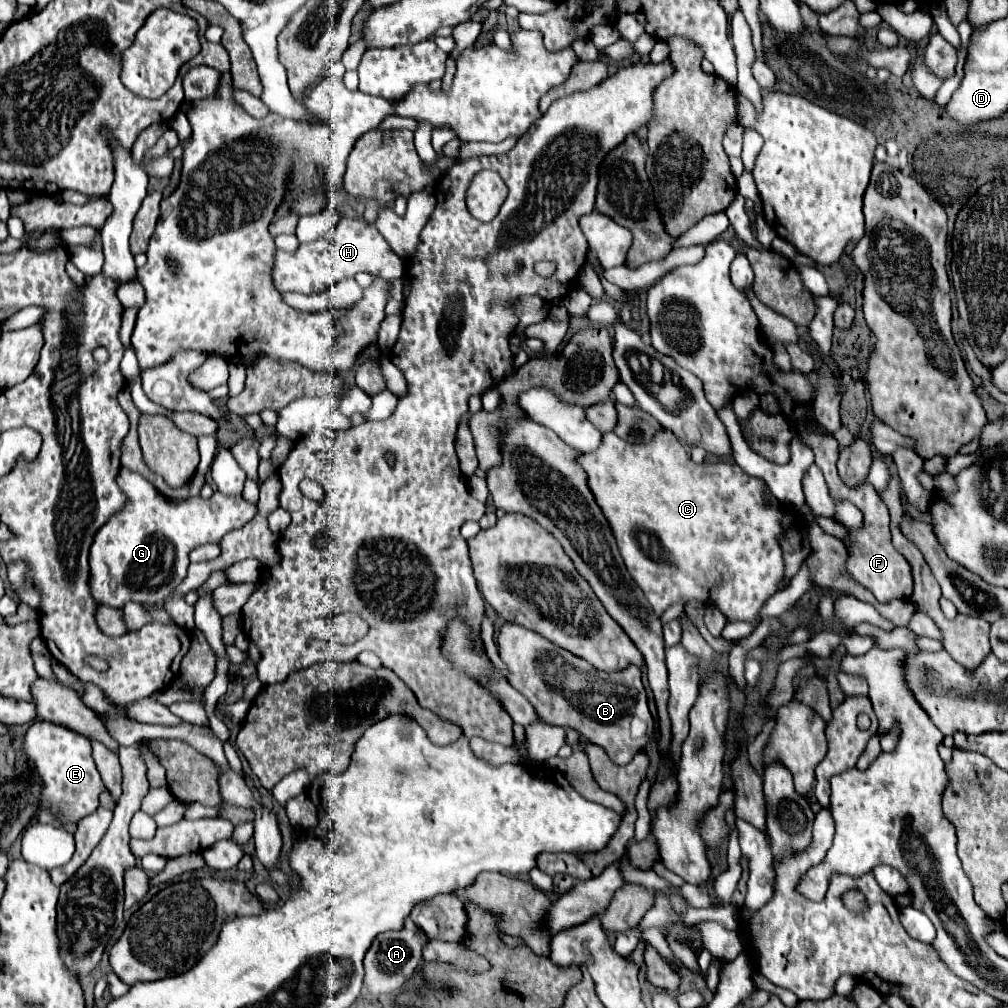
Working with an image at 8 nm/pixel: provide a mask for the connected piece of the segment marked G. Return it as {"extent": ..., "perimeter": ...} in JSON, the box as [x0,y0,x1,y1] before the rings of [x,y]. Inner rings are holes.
{"extent":[88,467,258,629],"perimeter":[[[120,467],[116,481],[120,489],[128,495],[130,503],[120,513],[108,519],[108,523],[98,531],[90,547],[88,559],[90,559],[92,599],[98,605],[108,605],[108,607],[124,607],[128,601],[134,601],[140,605],[162,603],[164,611],[168,611],[180,627],[192,629],[192,607],[184,601],[184,597],[174,597],[178,583],[182,583],[182,579],[186,577],[188,553],[192,551],[192,547],[198,547],[204,543],[218,543],[222,535],[244,527],[258,513],[256,503],[246,503],[242,495],[222,495],[220,491],[216,491],[210,499],[192,497],[192,499],[186,499],[186,503],[182,501],[180,505],[174,505],[170,501],[166,503],[166,499],[162,499],[162,495],[154,489],[154,485],[150,485],[140,473],[130,471],[128,467]]]}

